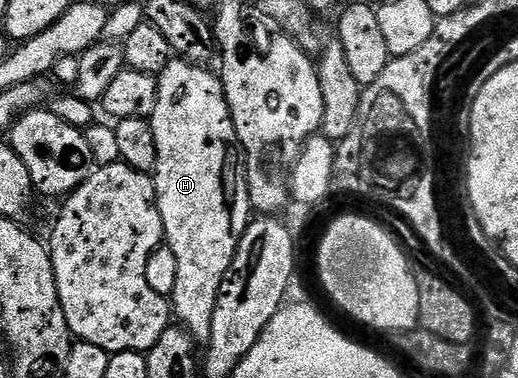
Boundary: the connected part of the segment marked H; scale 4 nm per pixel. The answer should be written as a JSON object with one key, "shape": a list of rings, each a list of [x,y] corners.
{"shape":[[[180,57],[170,58],[168,65],[164,67],[160,75],[157,76],[157,96],[155,97],[155,109],[151,116],[153,132],[155,133],[155,149],[157,150],[157,166],[153,168],[153,184],[157,190],[157,204],[159,213],[163,217],[163,229],[165,230],[164,242],[175,253],[175,262],[179,268],[179,277],[175,280],[175,289],[171,296],[171,311],[176,322],[189,332],[189,338],[194,344],[208,344],[211,337],[211,313],[215,313],[215,301],[219,297],[219,289],[223,285],[223,277],[231,265],[231,261],[237,252],[239,241],[243,237],[245,230],[249,228],[251,222],[251,208],[249,206],[249,190],[245,184],[245,172],[243,170],[243,159],[239,154],[239,144],[235,125],[231,117],[229,102],[225,96],[225,86],[216,74],[209,72],[208,66],[199,63],[189,63]]]}

